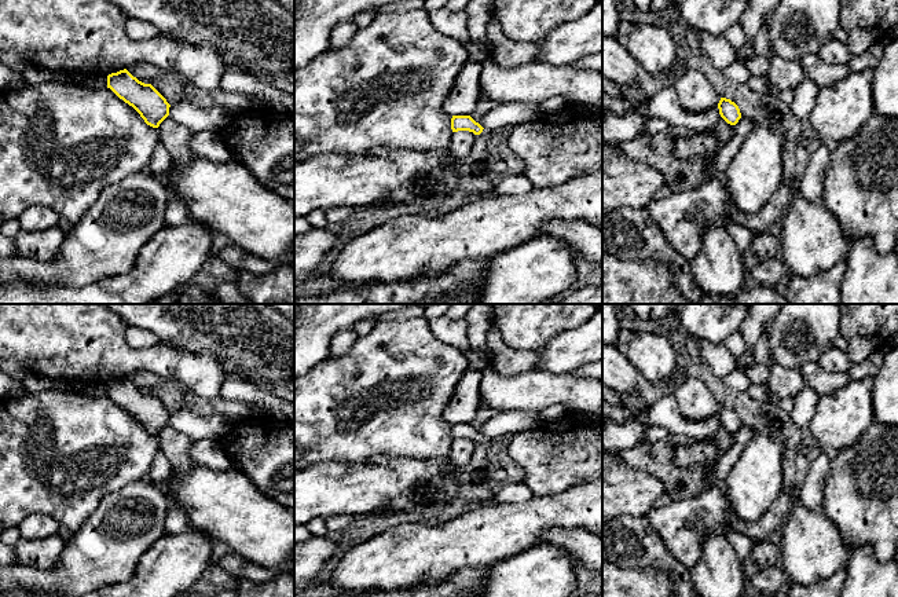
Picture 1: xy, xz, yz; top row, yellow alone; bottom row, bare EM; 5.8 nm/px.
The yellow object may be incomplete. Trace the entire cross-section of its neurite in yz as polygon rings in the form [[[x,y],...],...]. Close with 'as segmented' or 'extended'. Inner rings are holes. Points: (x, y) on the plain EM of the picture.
[[[721,406],[718,411],[721,425],[730,433],[736,433],[741,426],[738,414],[730,407]]] | as segmented

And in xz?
[[[452,424],[451,437],[452,440],[469,439],[474,443],[480,443],[484,436],[479,431],[476,431],[470,424]]] | as segmented

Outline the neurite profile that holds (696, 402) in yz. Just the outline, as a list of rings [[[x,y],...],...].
[[[694,377],[681,381],[674,396],[681,414],[688,420],[707,420],[716,415],[721,409],[721,404],[707,384]]]

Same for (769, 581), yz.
[[[781,563],[774,564],[773,567],[769,567],[758,574],[755,574],[748,583],[758,591],[758,593],[766,593],[773,594],[780,590],[782,583],[785,582],[787,575],[781,567]]]

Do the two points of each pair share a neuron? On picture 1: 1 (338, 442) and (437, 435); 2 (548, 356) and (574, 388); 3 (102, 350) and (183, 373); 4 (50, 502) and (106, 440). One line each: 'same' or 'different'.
1: same
2: different
3: different
4: same

